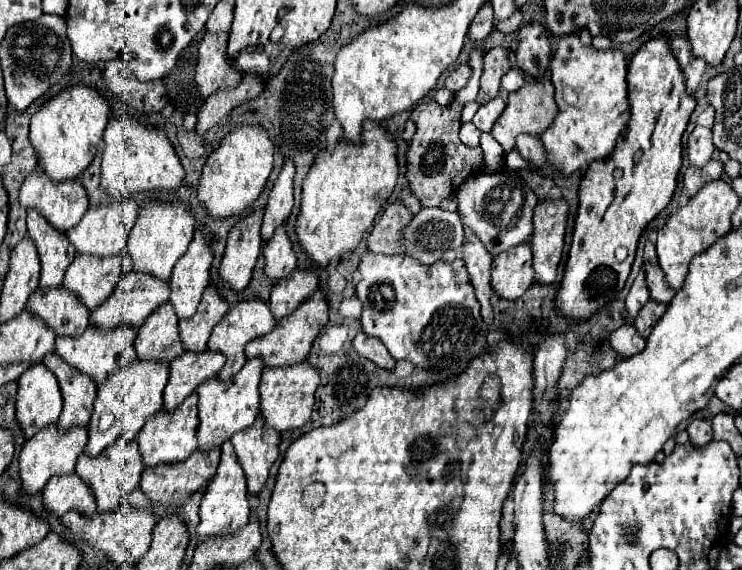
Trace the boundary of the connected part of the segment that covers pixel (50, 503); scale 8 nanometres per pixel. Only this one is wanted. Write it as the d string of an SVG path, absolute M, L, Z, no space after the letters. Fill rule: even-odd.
M64 474L52 476L44 486L44 506L56 516L64 516L68 510L80 510L90 516L96 510L96 498L76 474Z

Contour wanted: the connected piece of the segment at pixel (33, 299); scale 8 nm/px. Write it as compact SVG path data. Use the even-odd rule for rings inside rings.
M38 286L34 294L30 294L26 308L52 326L58 336L80 336L90 318L90 310L64 286L50 290Z

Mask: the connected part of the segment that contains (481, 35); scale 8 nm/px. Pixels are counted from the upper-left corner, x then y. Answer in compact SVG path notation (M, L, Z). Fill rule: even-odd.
M486 2L478 10L476 18L472 20L472 26L468 30L468 38L474 40L474 42L480 42L480 40L484 40L490 34L492 28L494 28L494 10L492 10L492 4Z

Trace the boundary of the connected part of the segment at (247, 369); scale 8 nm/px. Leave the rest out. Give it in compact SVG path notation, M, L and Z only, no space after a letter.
M252 358L244 364L244 368L234 374L234 378L230 380L220 380L216 378L208 378L198 386L198 410L200 410L200 428L198 428L198 442L202 450L208 450L210 446L220 446L224 440L228 440L234 432L244 430L248 426L252 426L252 422L256 420L258 412L260 412L260 392L258 392L258 384L260 384L260 376L262 376L262 368L264 362L262 358Z

